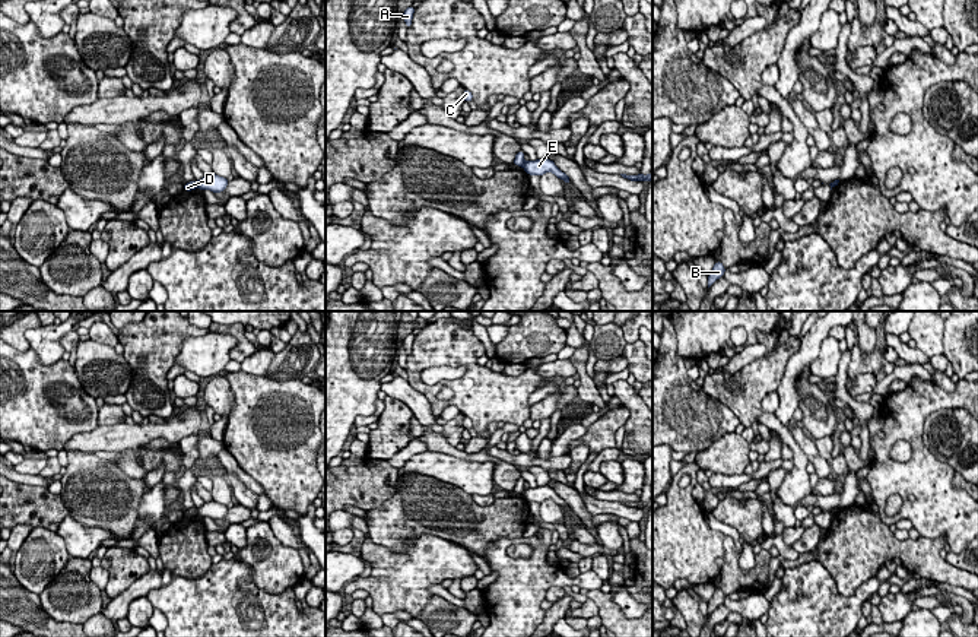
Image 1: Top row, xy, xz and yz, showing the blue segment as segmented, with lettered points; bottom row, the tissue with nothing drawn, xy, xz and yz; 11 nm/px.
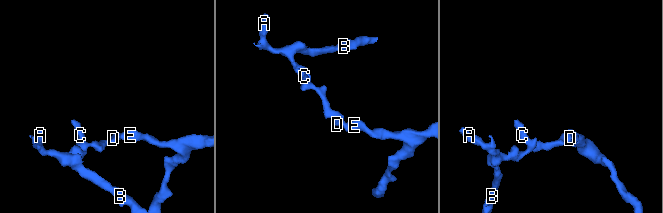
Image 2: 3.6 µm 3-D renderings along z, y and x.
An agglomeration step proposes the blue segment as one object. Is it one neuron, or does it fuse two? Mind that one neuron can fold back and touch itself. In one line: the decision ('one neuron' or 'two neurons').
two neurons

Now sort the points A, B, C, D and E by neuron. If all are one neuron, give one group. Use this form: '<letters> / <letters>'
A B C D / E

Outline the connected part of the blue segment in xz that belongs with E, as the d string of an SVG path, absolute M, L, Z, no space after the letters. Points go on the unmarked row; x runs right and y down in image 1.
M543 485L543 487L536 487L536 488L528 488L524 489L523 495L525 497L525 500L528 503L543 503L544 500L553 500L558 506L563 507L566 511L571 511L569 504L562 500L553 488L550 488L549 485Z

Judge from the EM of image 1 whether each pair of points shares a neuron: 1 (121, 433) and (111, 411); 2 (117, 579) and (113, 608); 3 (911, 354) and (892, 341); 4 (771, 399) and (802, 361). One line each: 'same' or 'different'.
1: different
2: different
3: same
4: different

